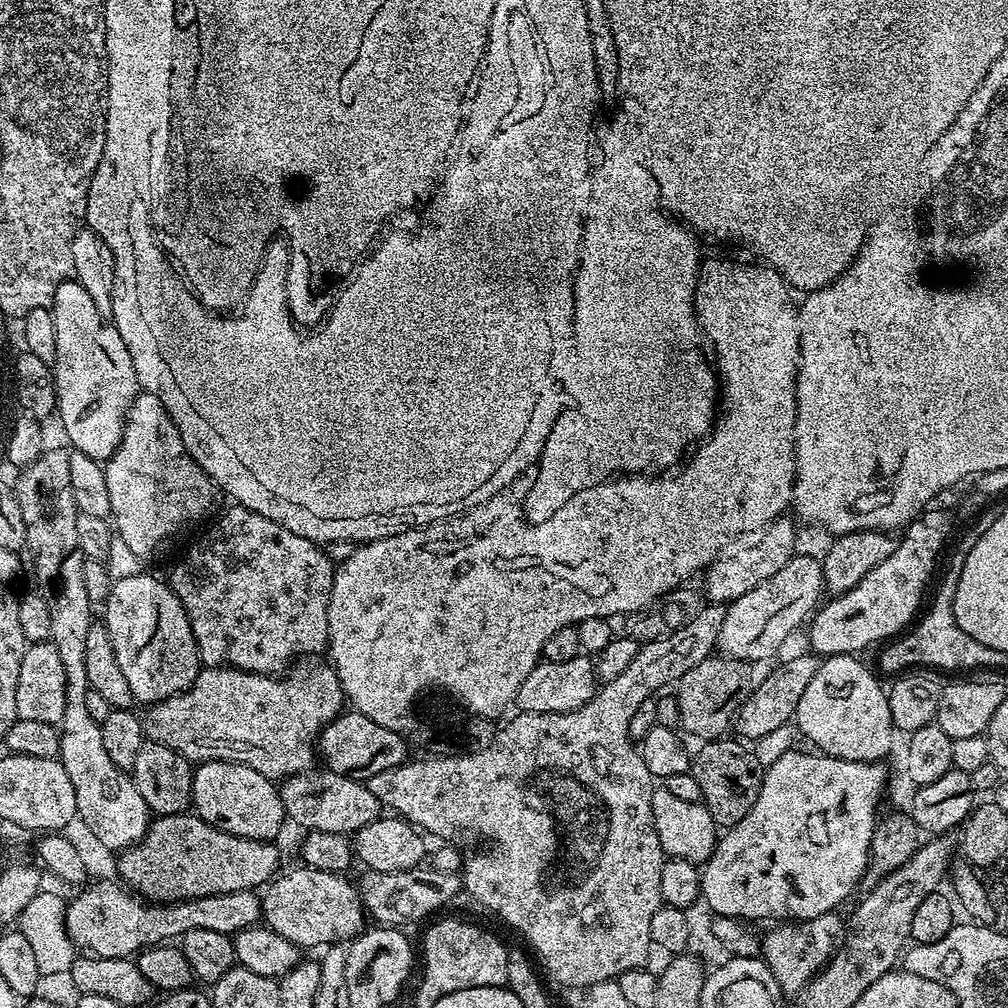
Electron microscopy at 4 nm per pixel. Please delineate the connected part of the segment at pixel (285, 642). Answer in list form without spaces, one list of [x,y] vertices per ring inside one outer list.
[[[231,506],[208,528],[208,533],[201,538],[197,544],[192,544],[188,548],[188,553],[177,562],[172,568],[172,573],[166,576],[172,593],[182,602],[186,610],[186,618],[192,627],[196,649],[200,655],[201,665],[204,666],[228,666],[241,668],[244,672],[262,672],[265,674],[280,674],[289,667],[288,659],[291,656],[304,658],[309,654],[320,654],[328,647],[328,607],[330,606],[330,590],[332,589],[332,573],[334,565],[332,559],[328,557],[327,551],[313,540],[302,538],[286,526],[278,526],[278,522],[270,522],[270,518],[262,518],[249,508]]]

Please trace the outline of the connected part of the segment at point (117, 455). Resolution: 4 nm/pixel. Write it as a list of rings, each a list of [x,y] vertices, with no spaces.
[[[141,391],[137,395],[136,401],[128,408],[128,417],[124,423],[124,433],[122,438],[118,442],[118,446],[114,450],[114,454],[109,460],[103,461],[104,473],[106,474],[106,490],[110,494],[110,510],[112,515],[110,517],[111,523],[114,525],[115,535],[120,536],[122,541],[126,542],[127,546],[130,546],[131,550],[134,550],[134,554],[141,558],[147,558],[152,556],[164,543],[167,542],[171,536],[179,534],[183,528],[191,526],[195,520],[200,520],[208,511],[212,508],[212,488],[214,489],[214,482],[209,476],[204,473],[204,468],[198,466],[198,462],[188,451],[186,446],[182,442],[182,438],[178,434],[178,426],[174,426],[174,422],[170,418],[170,414],[166,410],[166,406],[162,406],[162,402],[158,402],[158,398],[154,398],[152,392]]]

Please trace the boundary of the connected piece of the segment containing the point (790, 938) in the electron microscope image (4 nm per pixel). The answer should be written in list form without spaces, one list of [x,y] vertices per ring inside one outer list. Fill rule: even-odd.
[[[827,912],[818,918],[810,918],[809,920],[798,920],[795,922],[780,922],[772,928],[768,933],[762,936],[762,959],[772,971],[773,978],[777,982],[777,986],[781,993],[796,992],[799,993],[805,989],[818,972],[821,971],[831,960],[832,955],[838,948],[838,941],[841,939],[842,933],[845,931],[845,921],[839,920],[836,912]]]

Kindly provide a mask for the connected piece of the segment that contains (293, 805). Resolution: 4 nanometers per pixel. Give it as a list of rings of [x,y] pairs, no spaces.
[[[309,770],[289,776],[279,785],[284,815],[289,821],[301,824],[308,832],[354,834],[362,826],[381,819],[382,805],[370,794],[367,783],[327,770]]]

